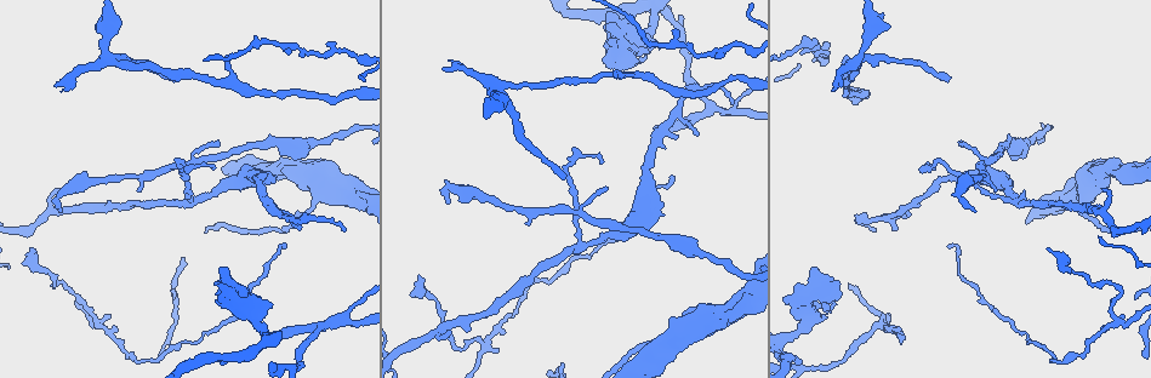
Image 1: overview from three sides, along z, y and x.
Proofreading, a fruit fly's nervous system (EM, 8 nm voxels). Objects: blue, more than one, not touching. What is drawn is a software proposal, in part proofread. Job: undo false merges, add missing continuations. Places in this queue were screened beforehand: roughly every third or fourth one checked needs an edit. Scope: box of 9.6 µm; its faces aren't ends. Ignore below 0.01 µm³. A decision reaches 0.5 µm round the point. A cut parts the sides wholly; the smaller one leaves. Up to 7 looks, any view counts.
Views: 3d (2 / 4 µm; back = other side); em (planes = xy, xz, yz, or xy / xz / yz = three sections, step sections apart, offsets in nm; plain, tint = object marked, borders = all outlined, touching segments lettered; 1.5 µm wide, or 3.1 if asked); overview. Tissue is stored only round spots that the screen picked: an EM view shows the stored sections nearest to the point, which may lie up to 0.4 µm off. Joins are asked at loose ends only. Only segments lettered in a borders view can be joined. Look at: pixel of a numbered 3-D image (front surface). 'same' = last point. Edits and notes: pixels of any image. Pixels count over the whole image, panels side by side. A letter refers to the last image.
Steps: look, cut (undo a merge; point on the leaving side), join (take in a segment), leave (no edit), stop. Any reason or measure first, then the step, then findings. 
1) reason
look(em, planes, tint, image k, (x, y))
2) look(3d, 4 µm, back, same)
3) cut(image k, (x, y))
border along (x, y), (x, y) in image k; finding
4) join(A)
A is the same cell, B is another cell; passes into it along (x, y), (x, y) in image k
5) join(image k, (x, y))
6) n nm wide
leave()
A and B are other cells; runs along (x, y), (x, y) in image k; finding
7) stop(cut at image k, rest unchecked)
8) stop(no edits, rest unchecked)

tapers out
look(em, planes, borders, image 1, (903, 339))

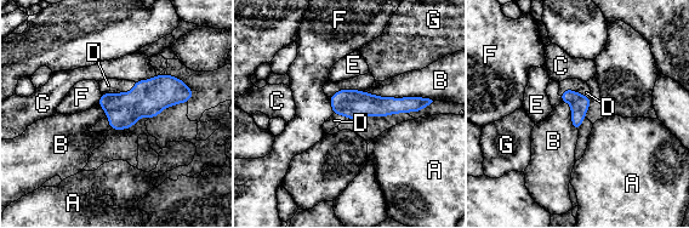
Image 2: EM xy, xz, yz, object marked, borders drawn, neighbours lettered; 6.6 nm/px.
join(D)
D is the same cell, A, B, C, E, F and G are other cells; passes into it along (149, 97), (120, 92), (108, 85) in image 2; the neuron continues

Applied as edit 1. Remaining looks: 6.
free end
look(em, planes, borders, image 1, (173, 297))

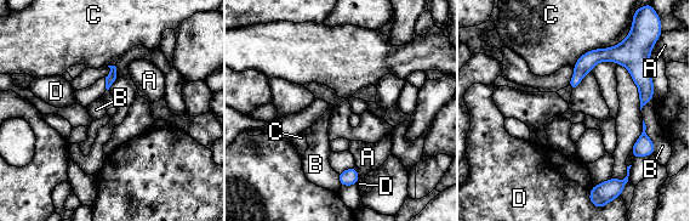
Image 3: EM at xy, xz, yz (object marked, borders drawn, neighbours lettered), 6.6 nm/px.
C touches over 500 nm
leave()
A, B, C and D are other cells; none of them fits

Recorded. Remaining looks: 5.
calibre changes
look(3d, 4 µm, image 1, (953, 179))

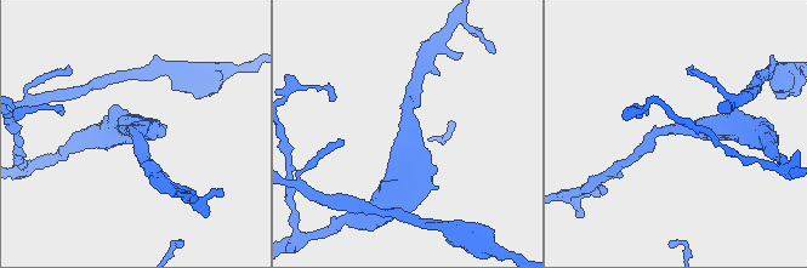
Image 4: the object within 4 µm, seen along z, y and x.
shape alone is not enough
look(em, planes, borders, image 4, (683, 128))

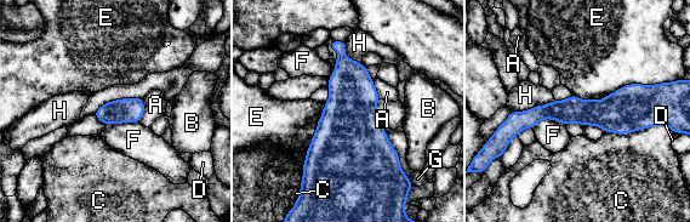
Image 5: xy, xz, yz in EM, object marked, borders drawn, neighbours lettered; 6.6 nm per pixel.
leave()
A, B, C, D, E, F, G and H are other cells; one neuron here

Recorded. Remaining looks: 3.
stop(join at image 2, rest unchecked)

